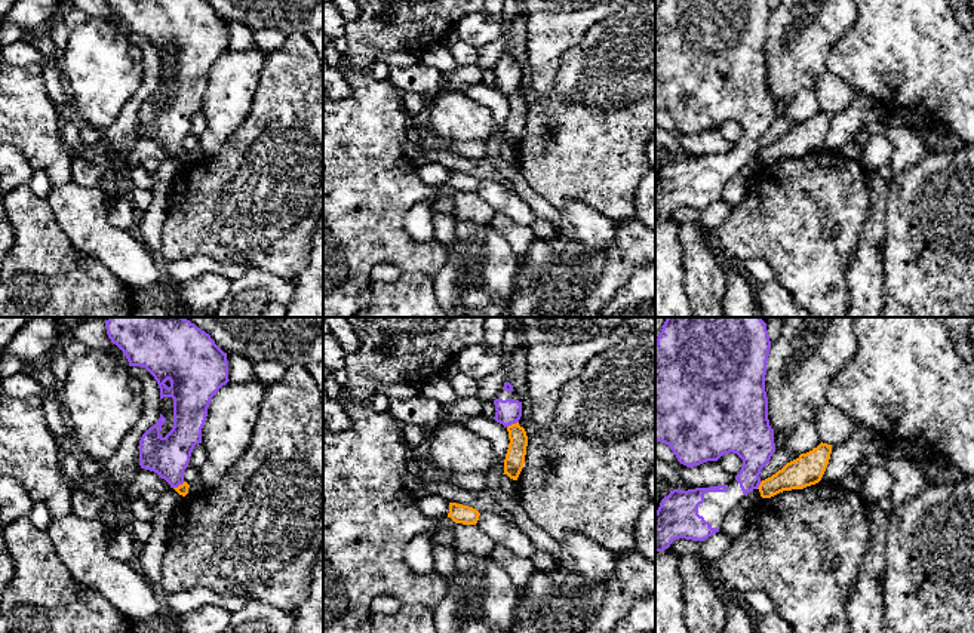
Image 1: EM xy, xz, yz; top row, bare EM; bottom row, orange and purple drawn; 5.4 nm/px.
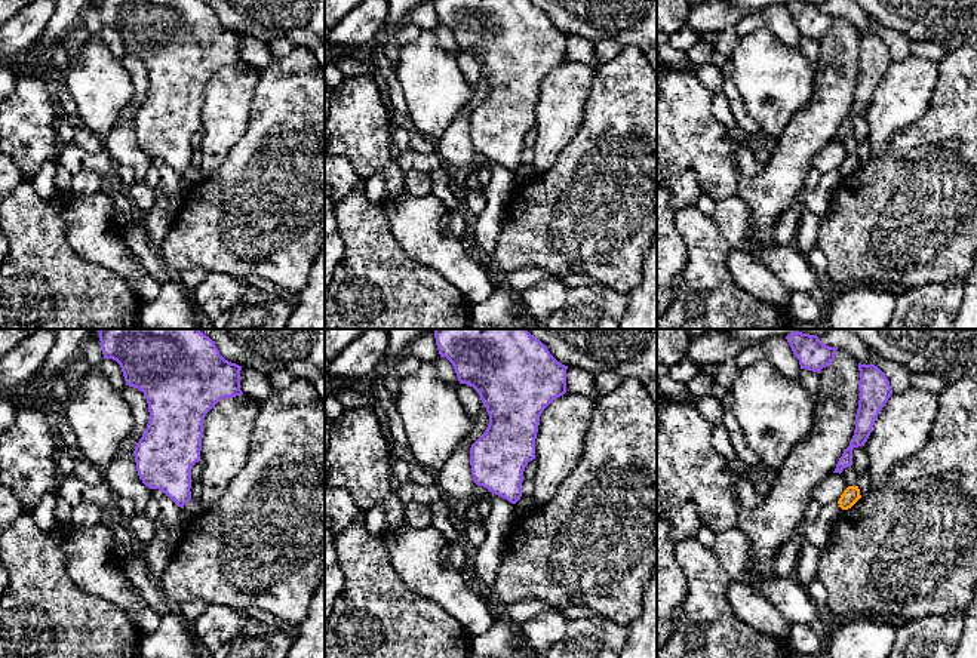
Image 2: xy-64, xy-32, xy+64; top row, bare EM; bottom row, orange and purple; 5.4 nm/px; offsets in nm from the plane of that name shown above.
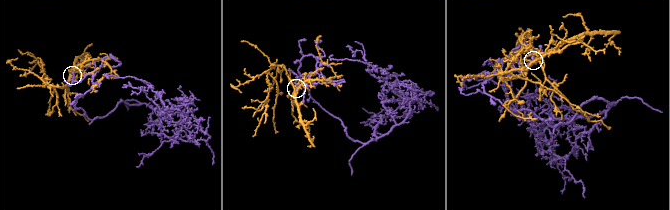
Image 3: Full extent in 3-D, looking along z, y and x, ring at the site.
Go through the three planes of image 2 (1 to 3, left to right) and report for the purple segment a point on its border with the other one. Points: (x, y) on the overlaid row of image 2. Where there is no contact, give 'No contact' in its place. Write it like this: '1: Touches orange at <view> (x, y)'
1: No contact
2: No contact
3: No contact

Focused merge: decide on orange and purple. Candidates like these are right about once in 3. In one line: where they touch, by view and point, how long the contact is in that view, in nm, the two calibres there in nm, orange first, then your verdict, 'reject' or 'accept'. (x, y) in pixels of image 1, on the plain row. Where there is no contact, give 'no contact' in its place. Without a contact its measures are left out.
xz (512, 92) | 70 nm | 110/130 nm | reject

